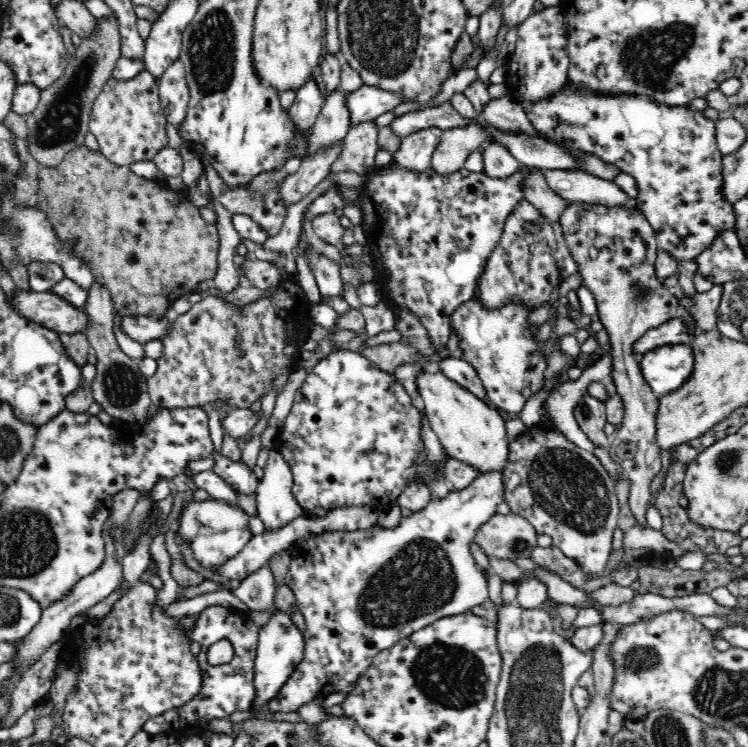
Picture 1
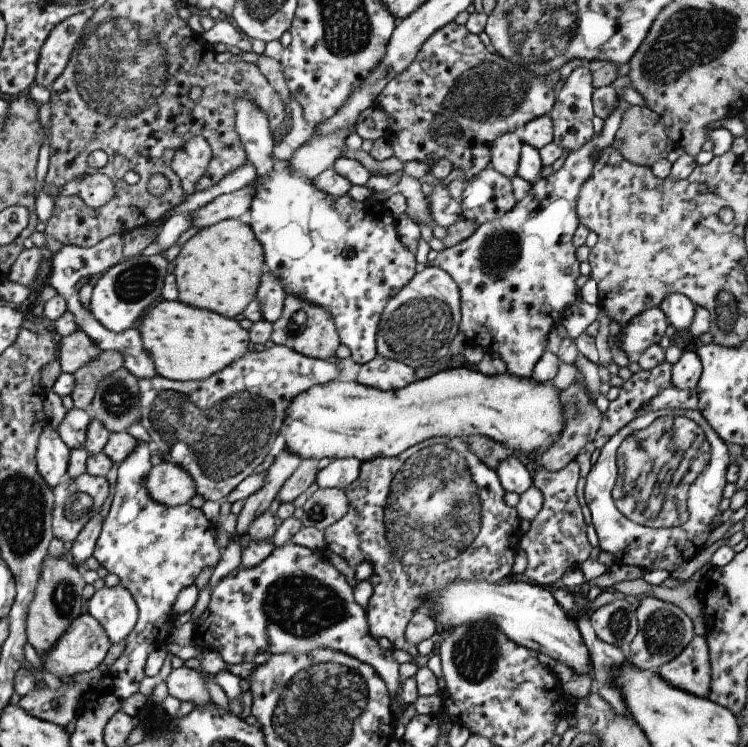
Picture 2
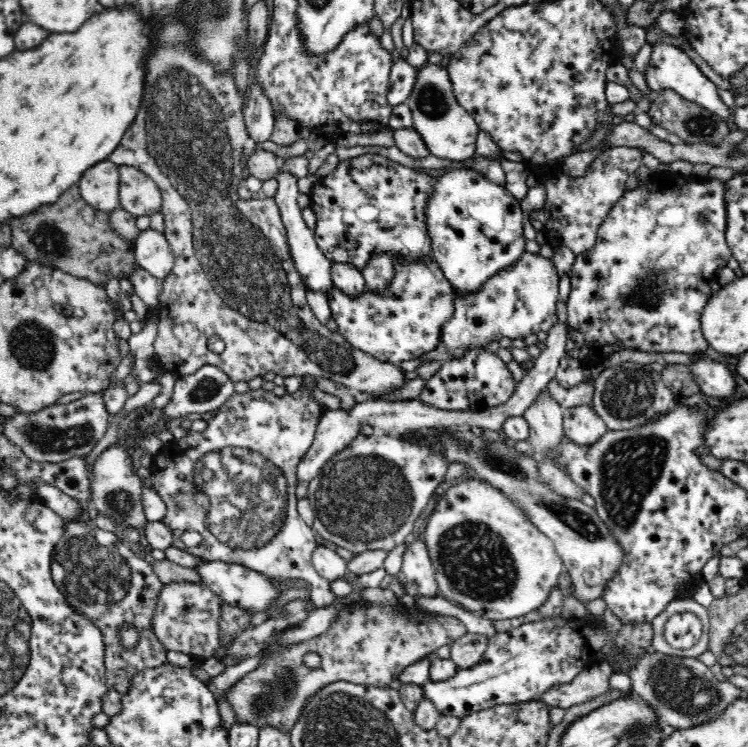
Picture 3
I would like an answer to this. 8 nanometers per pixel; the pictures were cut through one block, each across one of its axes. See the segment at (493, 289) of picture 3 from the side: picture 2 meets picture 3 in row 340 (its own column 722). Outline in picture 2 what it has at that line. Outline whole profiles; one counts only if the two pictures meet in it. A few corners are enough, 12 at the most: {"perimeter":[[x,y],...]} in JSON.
{"perimeter":[[698,409],[600,449],[599,548],[672,573],[705,547],[731,463]]}

